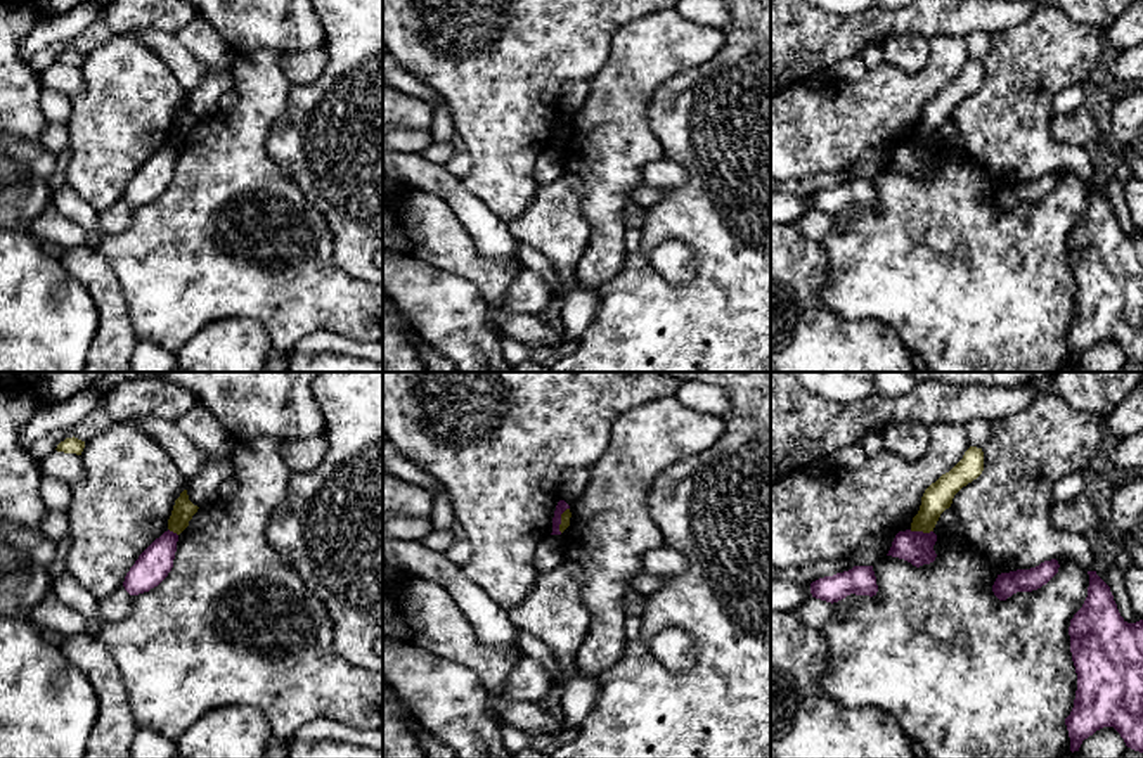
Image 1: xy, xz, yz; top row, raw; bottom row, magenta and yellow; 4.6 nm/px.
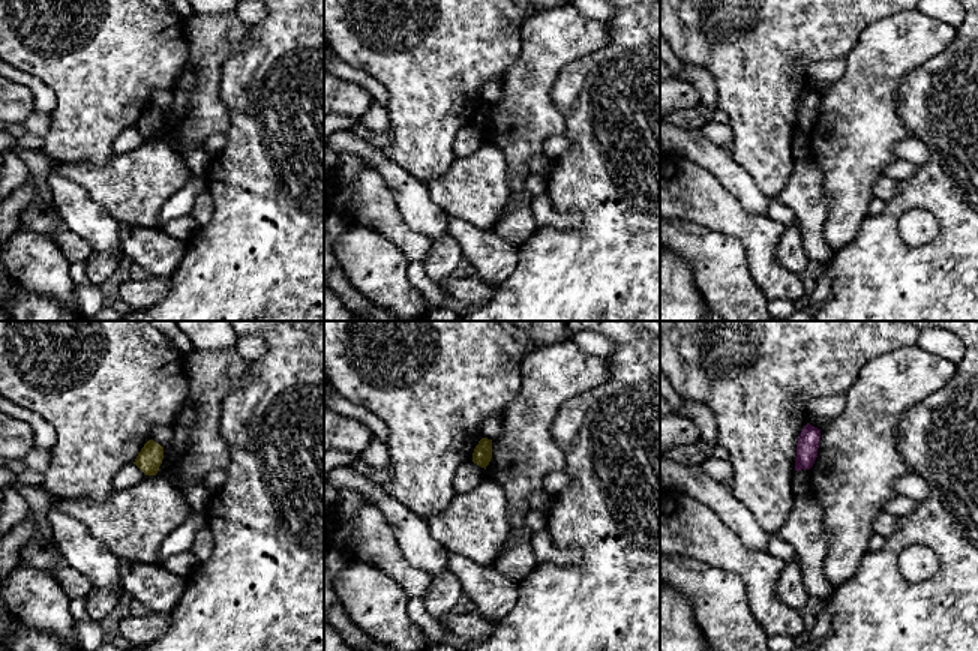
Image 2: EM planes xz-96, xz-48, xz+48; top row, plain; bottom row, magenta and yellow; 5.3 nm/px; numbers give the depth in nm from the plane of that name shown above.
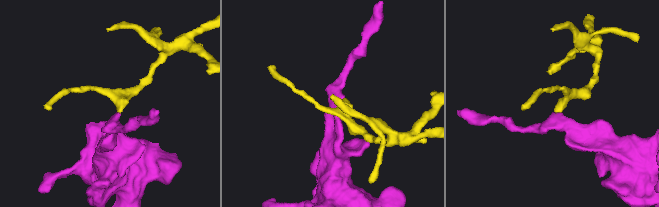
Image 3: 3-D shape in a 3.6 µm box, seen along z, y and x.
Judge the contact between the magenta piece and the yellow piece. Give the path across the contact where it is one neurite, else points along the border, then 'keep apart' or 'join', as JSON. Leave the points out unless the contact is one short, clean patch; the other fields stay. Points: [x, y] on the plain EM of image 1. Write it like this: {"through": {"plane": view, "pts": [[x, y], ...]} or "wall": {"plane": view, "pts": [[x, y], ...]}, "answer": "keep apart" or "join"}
{"wall": {"plane": "xz", "pts": [[568, 120], [561, 127], [560, 144]]}, "answer": "keep apart"}

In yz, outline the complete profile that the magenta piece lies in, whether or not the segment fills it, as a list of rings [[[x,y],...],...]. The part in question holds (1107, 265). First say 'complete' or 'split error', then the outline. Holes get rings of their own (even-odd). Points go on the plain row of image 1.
complete; [[[1088,183],[1089,199],[1082,220],[1069,239],[1070,265],[1077,286],[1074,320],[1065,331],[1070,363],[1103,339],[1114,339],[1126,358],[1143,365],[1143,232],[1127,235],[1114,213],[1110,199]]]

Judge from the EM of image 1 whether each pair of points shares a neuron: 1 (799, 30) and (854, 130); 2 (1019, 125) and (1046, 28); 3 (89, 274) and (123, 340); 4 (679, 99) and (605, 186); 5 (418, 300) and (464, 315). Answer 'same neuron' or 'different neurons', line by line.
1: different neurons
2: same neuron
3: same neuron
4: different neurons
5: same neuron

